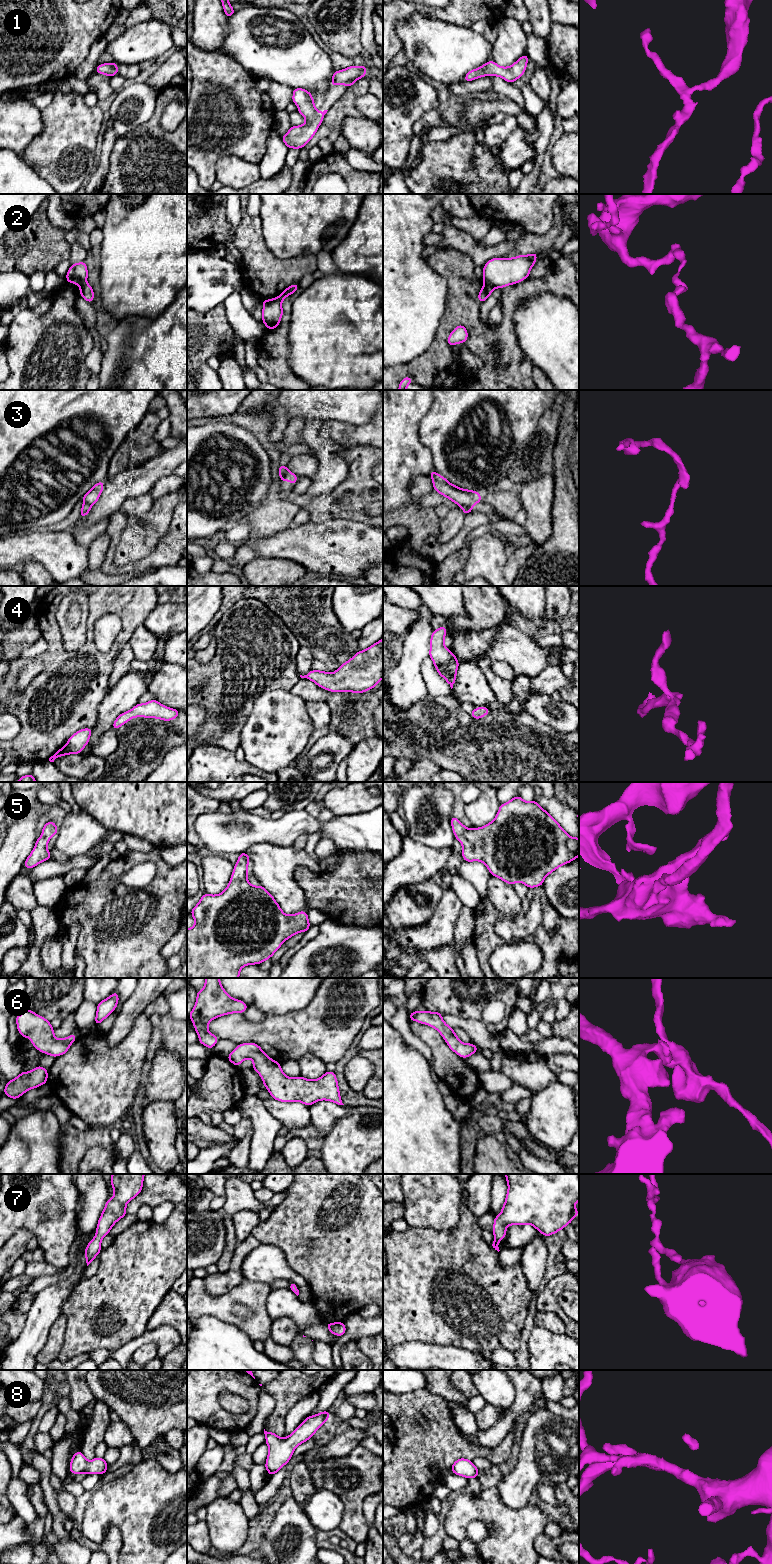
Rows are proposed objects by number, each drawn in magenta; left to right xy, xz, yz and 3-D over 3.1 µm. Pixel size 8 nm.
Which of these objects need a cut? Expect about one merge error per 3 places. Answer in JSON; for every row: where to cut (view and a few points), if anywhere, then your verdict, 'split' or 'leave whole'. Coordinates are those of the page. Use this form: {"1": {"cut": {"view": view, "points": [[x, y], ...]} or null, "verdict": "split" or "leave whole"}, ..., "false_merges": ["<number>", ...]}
{"1": {"cut": null, "verdict": "leave whole"}, "2": {"cut": {"view": "yz", "points": [[485, 281], [493, 288]]}, "verdict": "split"}, "3": {"cut": {"view": "xz", "points": [[286, 467], [286, 472], [281, 479]]}, "verdict": "split"}, "4": {"cut": null, "verdict": "leave whole"}, "5": {"cut": null, "verdict": "leave whole"}, "6": {"cut": null, "verdict": "leave whole"}, "7": {"cut": null, "verdict": "leave whole"}, "8": {"cut": null, "verdict": "leave whole"}, "false_merges": ["2", "3"]}

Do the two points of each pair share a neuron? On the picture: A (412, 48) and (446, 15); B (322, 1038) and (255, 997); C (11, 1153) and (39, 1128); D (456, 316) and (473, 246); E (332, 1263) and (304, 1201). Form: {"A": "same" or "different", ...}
{"A": "different", "B": "different", "C": "same", "D": "different", "E": "same"}

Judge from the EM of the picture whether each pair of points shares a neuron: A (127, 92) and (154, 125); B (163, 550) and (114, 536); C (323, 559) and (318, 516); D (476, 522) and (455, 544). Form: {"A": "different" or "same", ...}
{"A": "different", "B": "same", "C": "different", "D": "same"}

